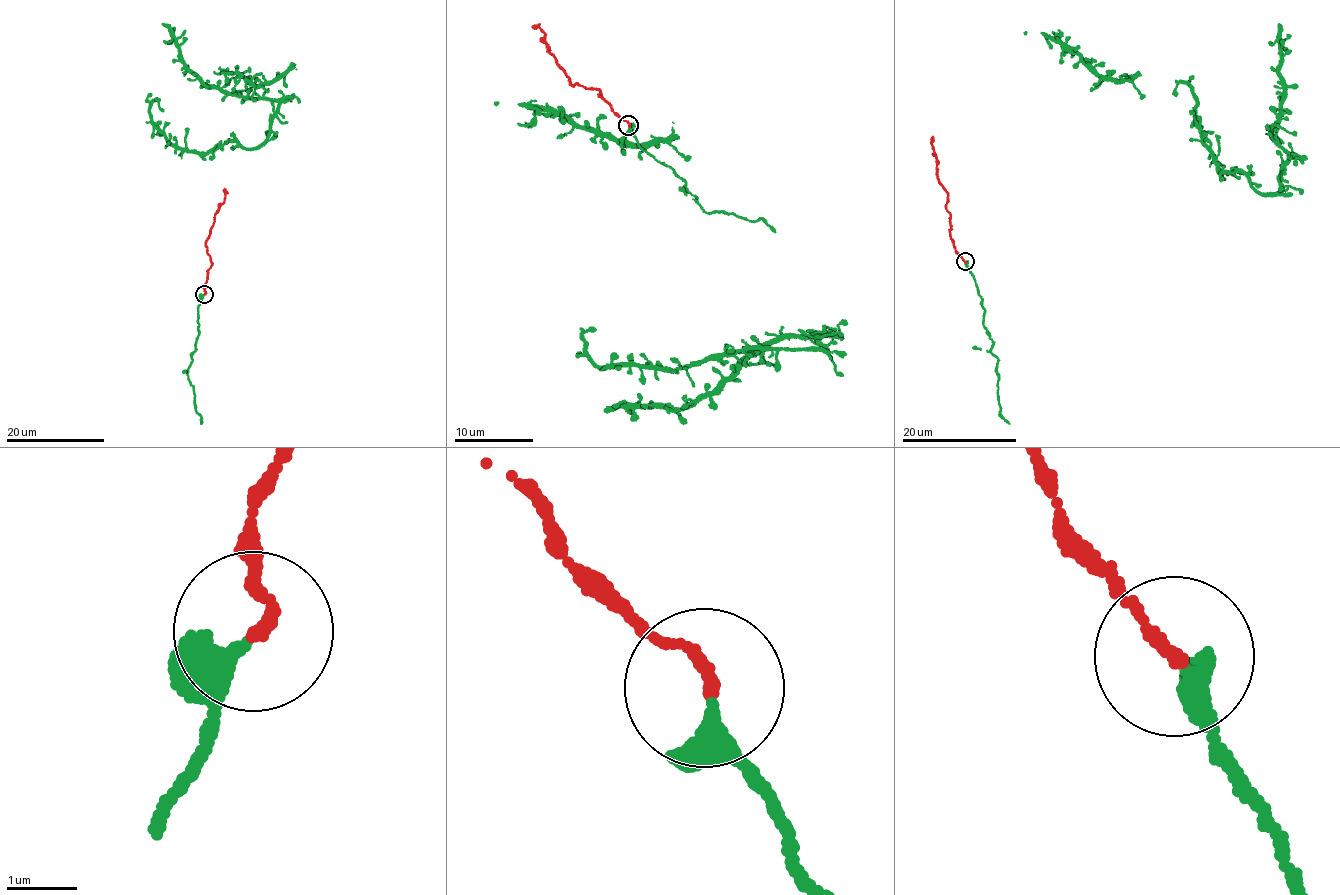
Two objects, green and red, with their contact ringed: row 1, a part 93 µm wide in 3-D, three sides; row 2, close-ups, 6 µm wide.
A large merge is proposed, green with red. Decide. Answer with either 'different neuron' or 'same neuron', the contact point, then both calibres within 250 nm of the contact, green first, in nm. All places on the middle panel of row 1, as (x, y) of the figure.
same neuron; at (628, 125); 320 nm thick on the green side, 160 nm on the other

